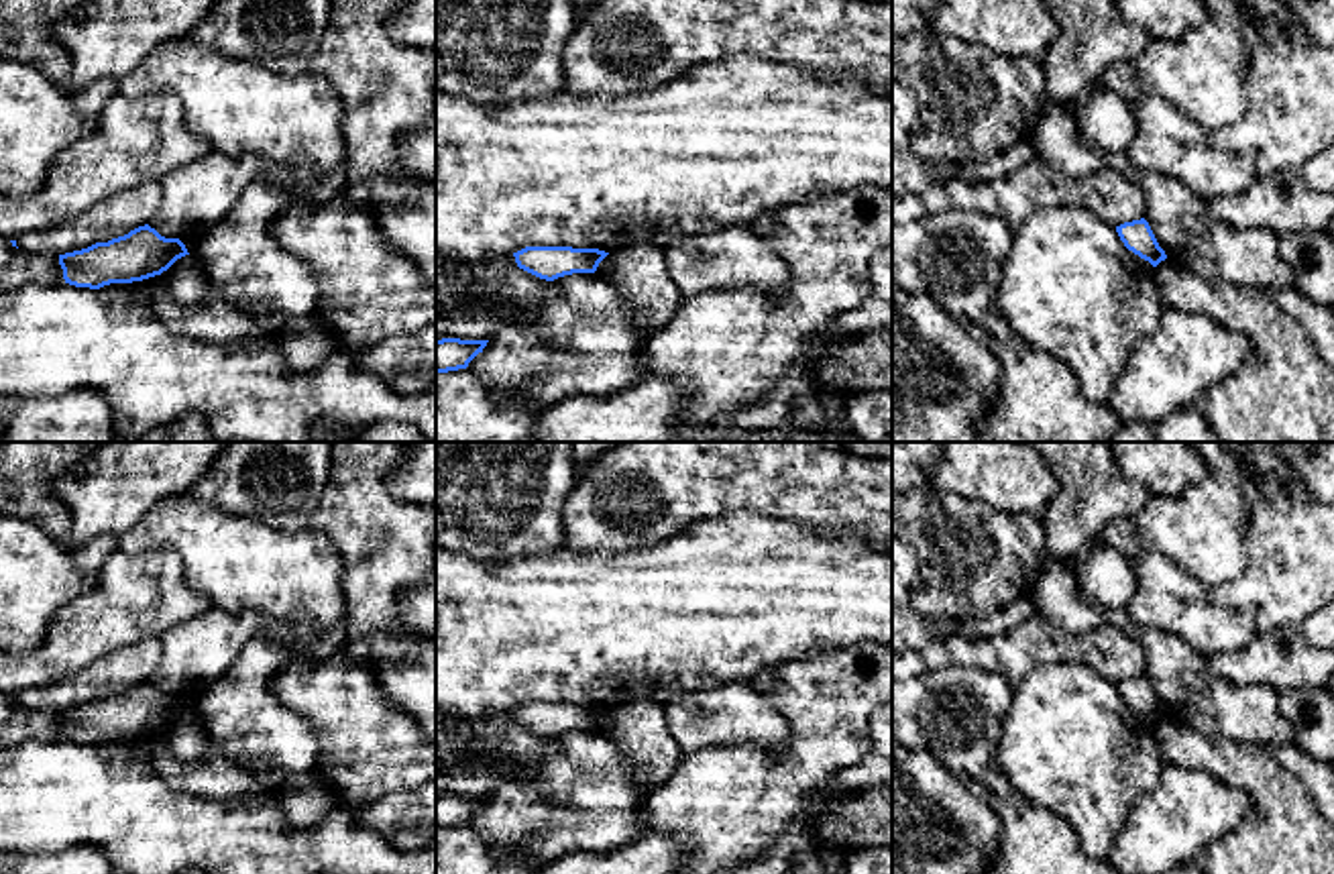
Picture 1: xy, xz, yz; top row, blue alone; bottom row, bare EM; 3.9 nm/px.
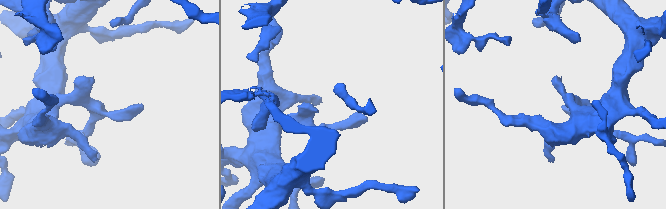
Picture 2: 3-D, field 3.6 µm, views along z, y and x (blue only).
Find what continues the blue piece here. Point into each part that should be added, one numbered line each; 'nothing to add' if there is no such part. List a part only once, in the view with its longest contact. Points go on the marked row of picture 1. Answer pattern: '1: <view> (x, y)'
nothing to add

